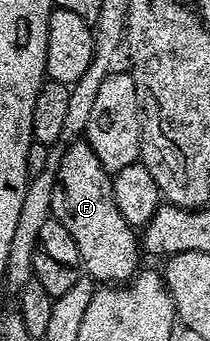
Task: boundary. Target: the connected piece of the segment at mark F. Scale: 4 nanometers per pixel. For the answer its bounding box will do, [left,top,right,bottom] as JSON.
[51,138,139,286]

